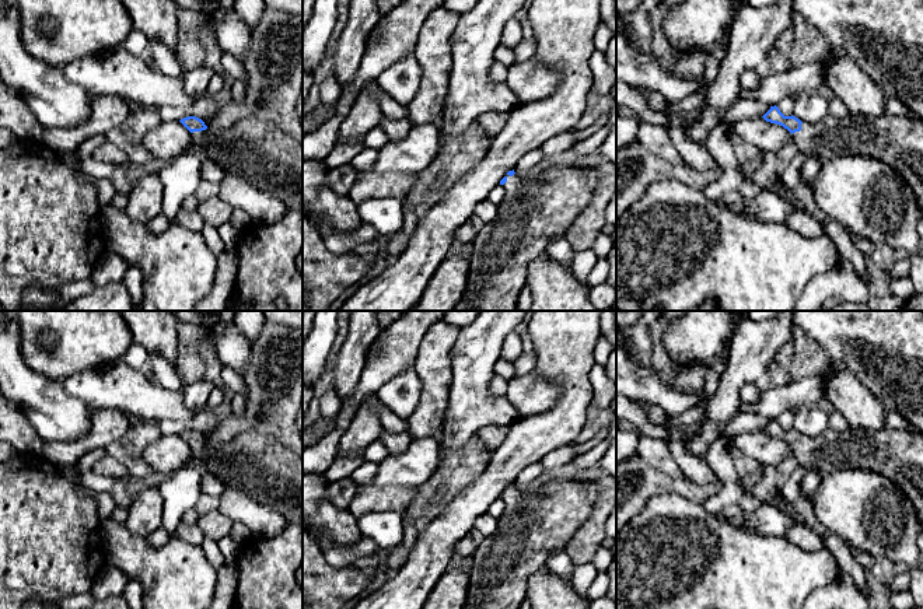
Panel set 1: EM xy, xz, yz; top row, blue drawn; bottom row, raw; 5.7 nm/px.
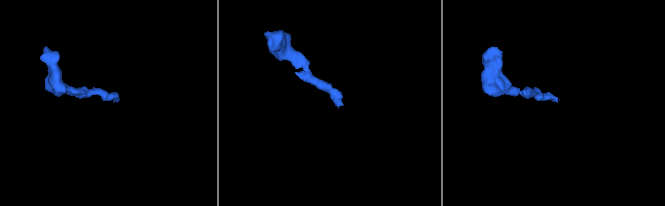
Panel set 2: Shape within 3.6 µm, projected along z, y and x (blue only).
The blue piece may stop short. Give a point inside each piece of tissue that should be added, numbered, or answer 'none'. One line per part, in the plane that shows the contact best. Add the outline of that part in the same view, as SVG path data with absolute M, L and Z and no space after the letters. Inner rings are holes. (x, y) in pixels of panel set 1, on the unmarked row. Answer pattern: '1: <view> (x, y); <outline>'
1: xz (534, 524); M566 477L553 479L534 493L518 487L506 490L506 507L497 518L497 529L480 539L469 559L468 594L462 609L520 609L527 599L528 578L549 570L549 553L566 547L598 500L595 483Z

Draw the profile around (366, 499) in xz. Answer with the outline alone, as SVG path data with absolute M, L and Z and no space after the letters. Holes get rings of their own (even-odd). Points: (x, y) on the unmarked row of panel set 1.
M354 487L354 494L349 511L360 517L373 511L398 511L403 512L416 500L419 487Z

